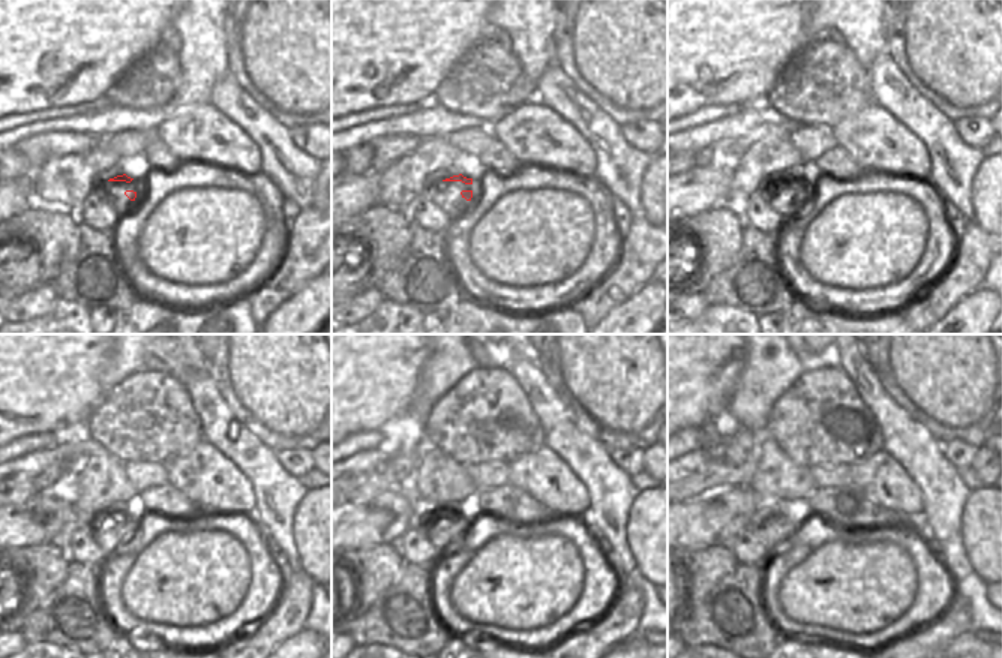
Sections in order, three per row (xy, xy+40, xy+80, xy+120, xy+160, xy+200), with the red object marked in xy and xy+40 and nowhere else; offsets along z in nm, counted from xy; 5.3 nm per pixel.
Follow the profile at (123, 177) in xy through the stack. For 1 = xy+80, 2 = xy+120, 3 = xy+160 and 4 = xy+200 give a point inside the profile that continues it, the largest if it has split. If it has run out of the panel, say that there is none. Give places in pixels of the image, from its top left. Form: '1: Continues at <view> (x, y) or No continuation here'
1: Continues at xy+80 (791, 177)
2: Continues at xy+120 (113, 529)
3: Continues at xy+160 (438, 525)
4: Continues at xy+200 (771, 525).

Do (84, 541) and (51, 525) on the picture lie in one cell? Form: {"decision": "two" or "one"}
{"decision": "two"}

